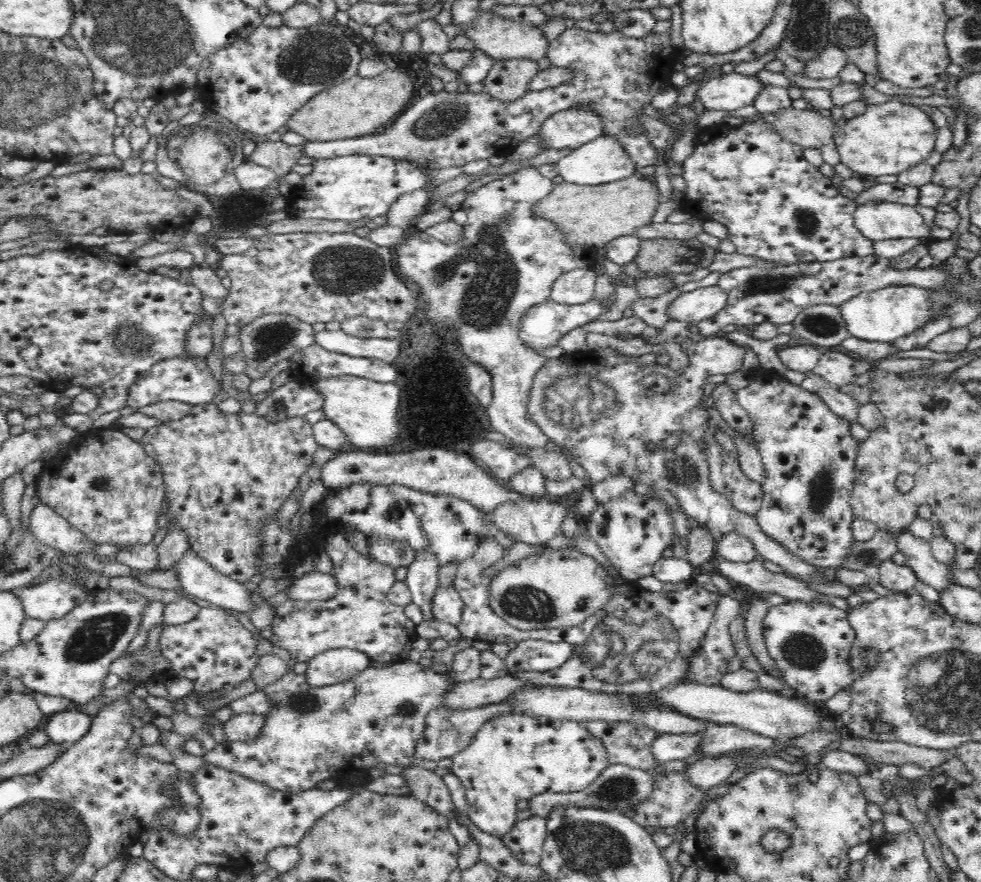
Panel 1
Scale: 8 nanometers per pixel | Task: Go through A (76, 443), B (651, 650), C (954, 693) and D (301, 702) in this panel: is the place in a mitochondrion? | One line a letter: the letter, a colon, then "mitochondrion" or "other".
A: other
B: mitochondrion
C: mitochondrion
D: mitochondrion

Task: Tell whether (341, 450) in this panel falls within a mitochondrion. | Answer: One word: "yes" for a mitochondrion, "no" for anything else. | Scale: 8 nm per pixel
no

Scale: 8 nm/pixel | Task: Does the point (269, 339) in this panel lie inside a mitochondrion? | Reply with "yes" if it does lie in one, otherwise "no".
yes

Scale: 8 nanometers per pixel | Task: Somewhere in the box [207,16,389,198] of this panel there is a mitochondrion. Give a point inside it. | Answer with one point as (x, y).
(316, 58)

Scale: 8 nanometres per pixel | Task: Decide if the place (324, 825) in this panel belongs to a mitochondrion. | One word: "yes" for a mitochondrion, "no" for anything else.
no

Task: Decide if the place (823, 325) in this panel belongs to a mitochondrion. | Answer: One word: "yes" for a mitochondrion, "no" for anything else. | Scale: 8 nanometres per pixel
yes

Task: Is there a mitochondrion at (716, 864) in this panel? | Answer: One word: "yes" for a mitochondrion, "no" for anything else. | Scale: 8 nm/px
no

